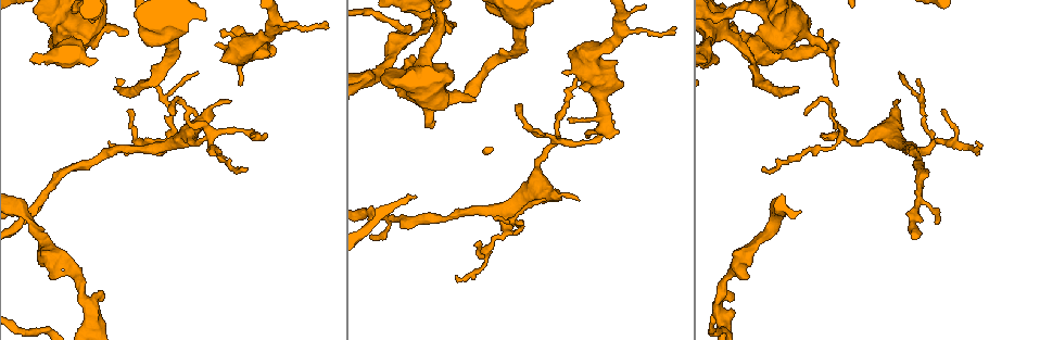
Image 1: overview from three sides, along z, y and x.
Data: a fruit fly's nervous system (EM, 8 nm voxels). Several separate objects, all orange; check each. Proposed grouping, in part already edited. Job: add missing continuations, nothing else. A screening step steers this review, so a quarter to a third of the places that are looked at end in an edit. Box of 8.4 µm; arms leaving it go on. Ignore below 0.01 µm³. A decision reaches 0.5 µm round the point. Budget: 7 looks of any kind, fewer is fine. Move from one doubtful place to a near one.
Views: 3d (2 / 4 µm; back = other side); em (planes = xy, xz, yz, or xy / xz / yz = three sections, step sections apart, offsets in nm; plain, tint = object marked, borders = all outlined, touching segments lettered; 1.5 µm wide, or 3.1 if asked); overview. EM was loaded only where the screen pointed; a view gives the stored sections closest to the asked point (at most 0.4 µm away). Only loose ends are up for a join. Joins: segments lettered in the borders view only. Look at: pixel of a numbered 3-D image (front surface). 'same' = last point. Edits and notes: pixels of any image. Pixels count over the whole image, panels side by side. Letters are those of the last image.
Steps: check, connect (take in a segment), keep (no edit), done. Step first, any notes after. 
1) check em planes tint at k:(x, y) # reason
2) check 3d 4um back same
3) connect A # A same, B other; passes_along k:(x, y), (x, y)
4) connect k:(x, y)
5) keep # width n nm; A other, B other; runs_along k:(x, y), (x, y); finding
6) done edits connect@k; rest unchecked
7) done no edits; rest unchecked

check 3d 4um at 1:(787, 48) # branch stops here

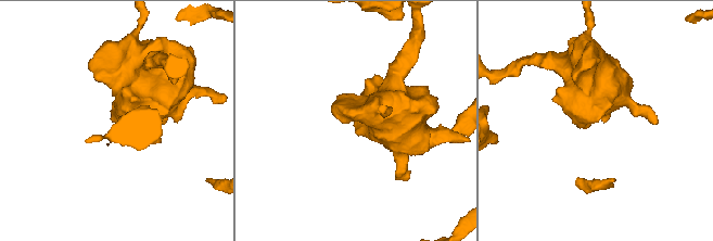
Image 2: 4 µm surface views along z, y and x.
check em xz step 8 tint at 2:(598, 120) # shape alone is not enough

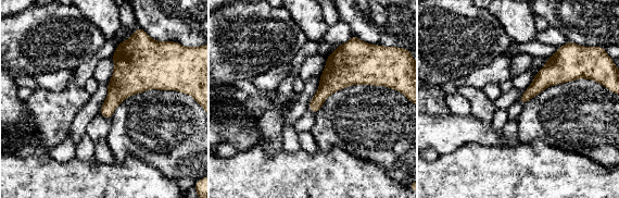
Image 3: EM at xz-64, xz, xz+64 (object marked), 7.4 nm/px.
check em xz step 8 borders same

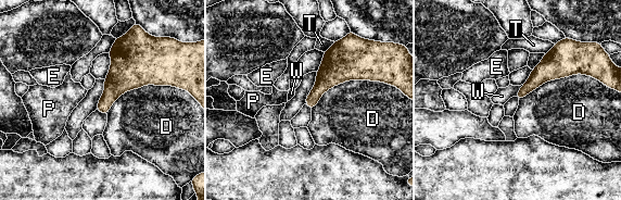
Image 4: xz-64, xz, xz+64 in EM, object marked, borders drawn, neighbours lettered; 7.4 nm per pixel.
keep # longest_contact D 550 nm; D other, E other, P other, T other, W other; no lettered segment goes on from it

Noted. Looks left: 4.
check em xz step 8 tint at 1:(796, 89) # long arm stops here

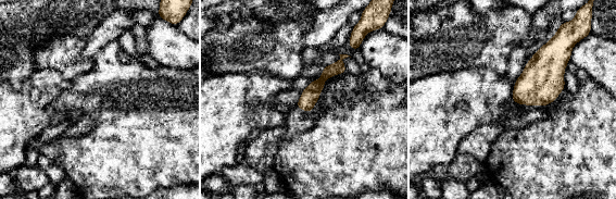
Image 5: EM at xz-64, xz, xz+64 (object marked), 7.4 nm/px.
check em planes borders same

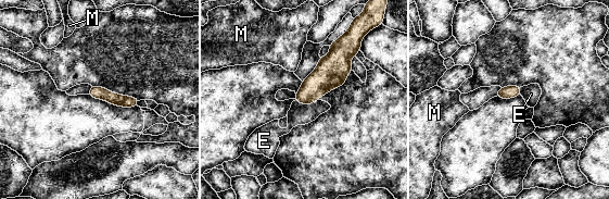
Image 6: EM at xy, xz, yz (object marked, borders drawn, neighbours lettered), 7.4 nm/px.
connect E # width 100 nm; E same, M other; the neuron continues

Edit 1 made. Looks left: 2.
done edits connect@6; rest unchecked

